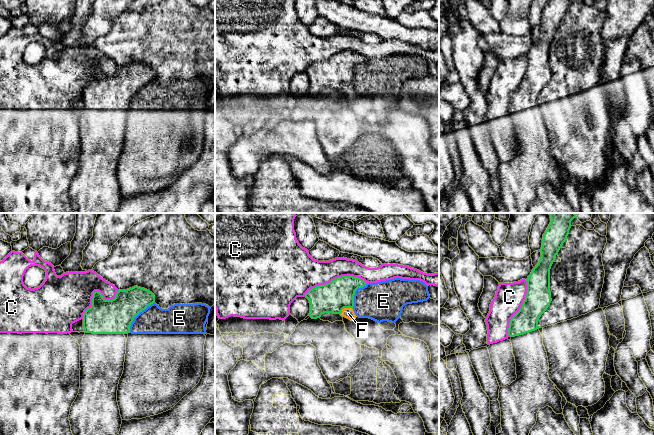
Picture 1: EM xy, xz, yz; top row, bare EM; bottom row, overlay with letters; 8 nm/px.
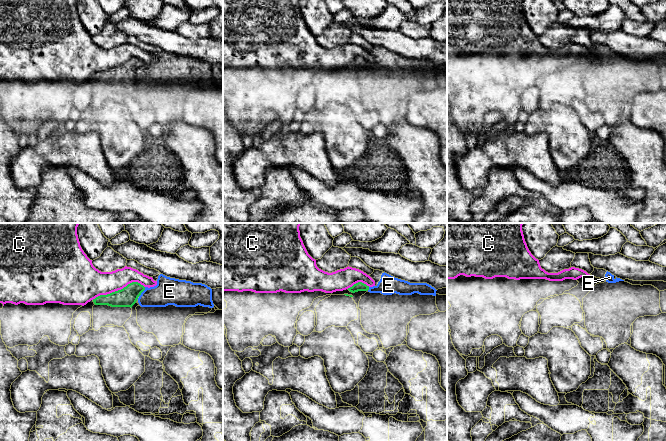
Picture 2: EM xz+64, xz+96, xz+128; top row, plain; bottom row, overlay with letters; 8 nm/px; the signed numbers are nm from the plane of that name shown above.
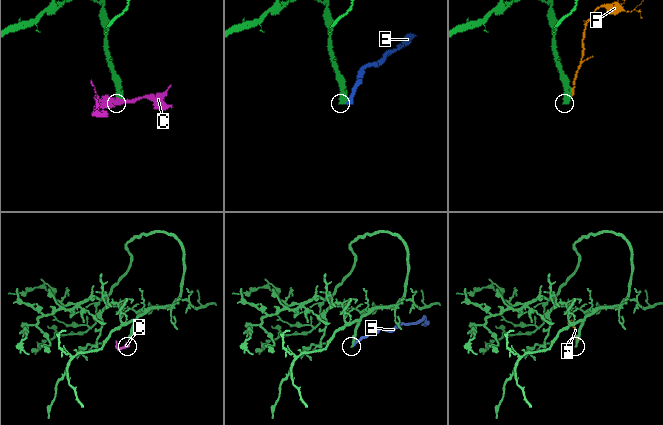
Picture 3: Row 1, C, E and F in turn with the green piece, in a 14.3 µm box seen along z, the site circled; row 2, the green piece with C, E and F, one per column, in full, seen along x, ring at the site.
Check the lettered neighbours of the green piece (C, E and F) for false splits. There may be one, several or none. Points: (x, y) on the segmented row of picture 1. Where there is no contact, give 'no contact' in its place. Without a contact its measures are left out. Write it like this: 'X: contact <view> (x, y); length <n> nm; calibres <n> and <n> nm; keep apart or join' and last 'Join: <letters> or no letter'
C: contact xz (336, 278); length 500 nm; calibres 240 and 260 nm; keep apart
E: contact xy (136, 315); length 320 nm; calibres 280 and 220 nm; keep apart
F: contact xz (345, 307); length 110 nm; calibres 240 and 90 nm; keep apart
Join: no letter

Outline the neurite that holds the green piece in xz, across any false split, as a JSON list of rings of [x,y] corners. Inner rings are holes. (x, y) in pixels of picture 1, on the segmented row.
[[[342,276],[310,289],[305,294],[310,303],[309,316],[317,319],[324,313],[341,314],[344,308],[353,309],[355,291],[366,284],[358,277]]]

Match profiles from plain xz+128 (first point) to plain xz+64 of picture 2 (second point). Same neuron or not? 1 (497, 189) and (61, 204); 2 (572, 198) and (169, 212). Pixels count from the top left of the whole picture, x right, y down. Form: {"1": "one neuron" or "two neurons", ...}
{"1": "one neuron", "2": "one neuron"}

